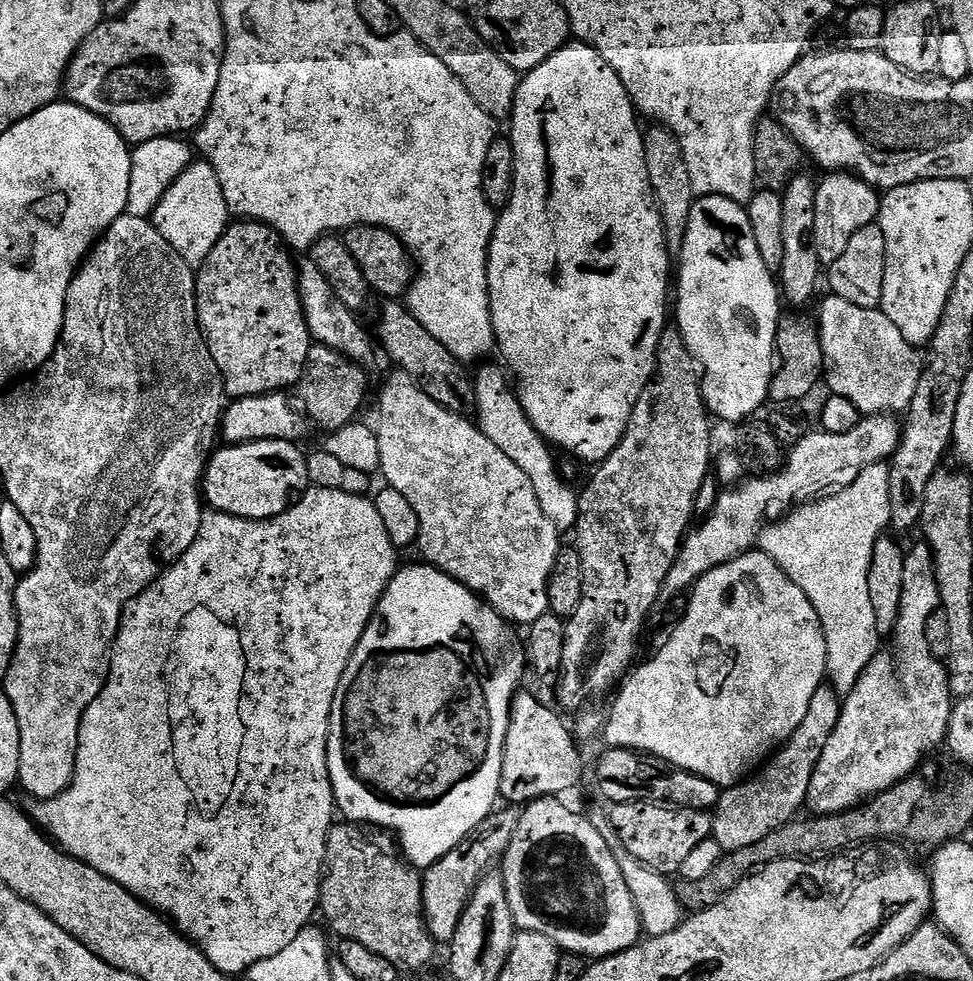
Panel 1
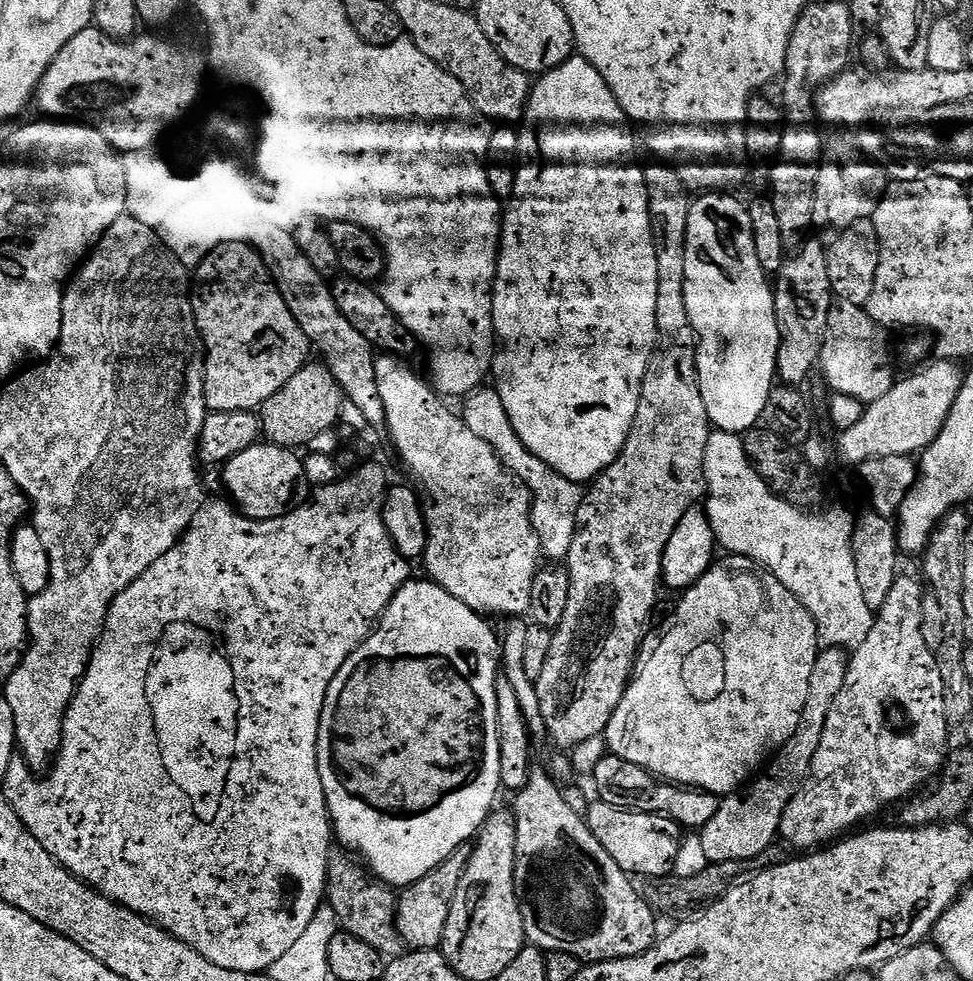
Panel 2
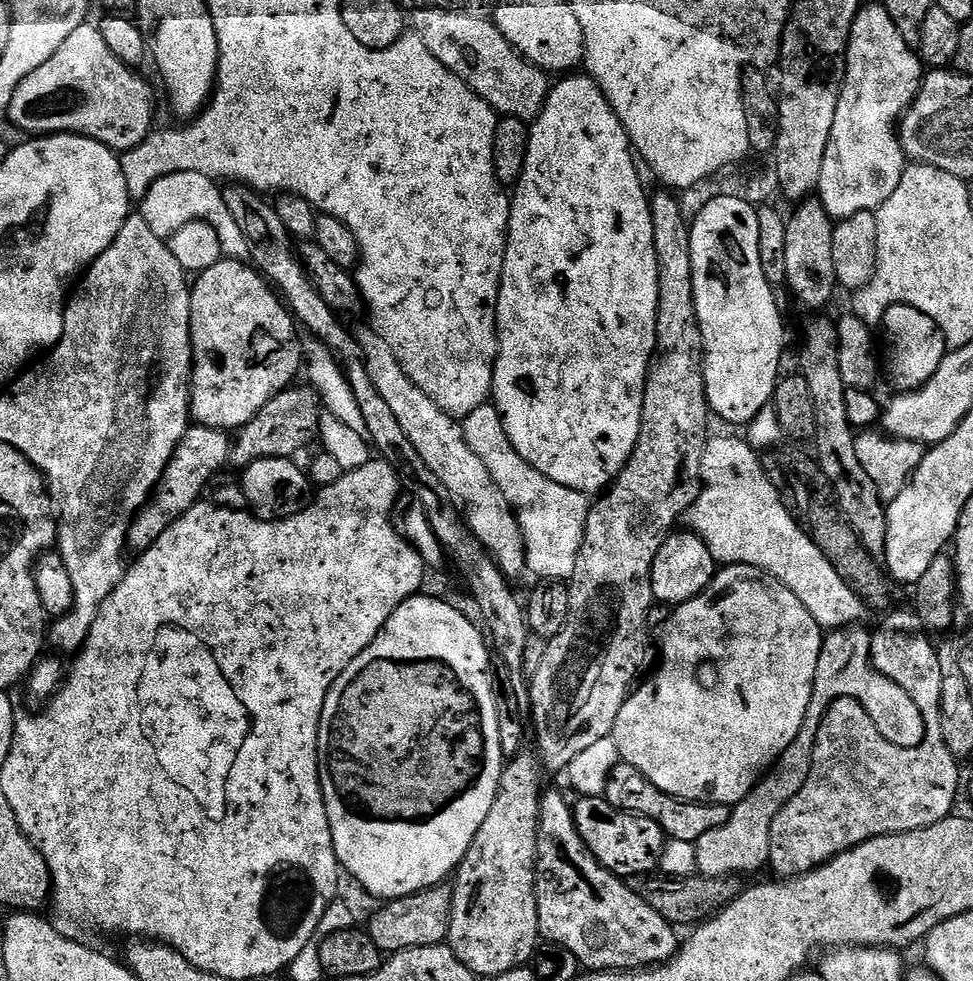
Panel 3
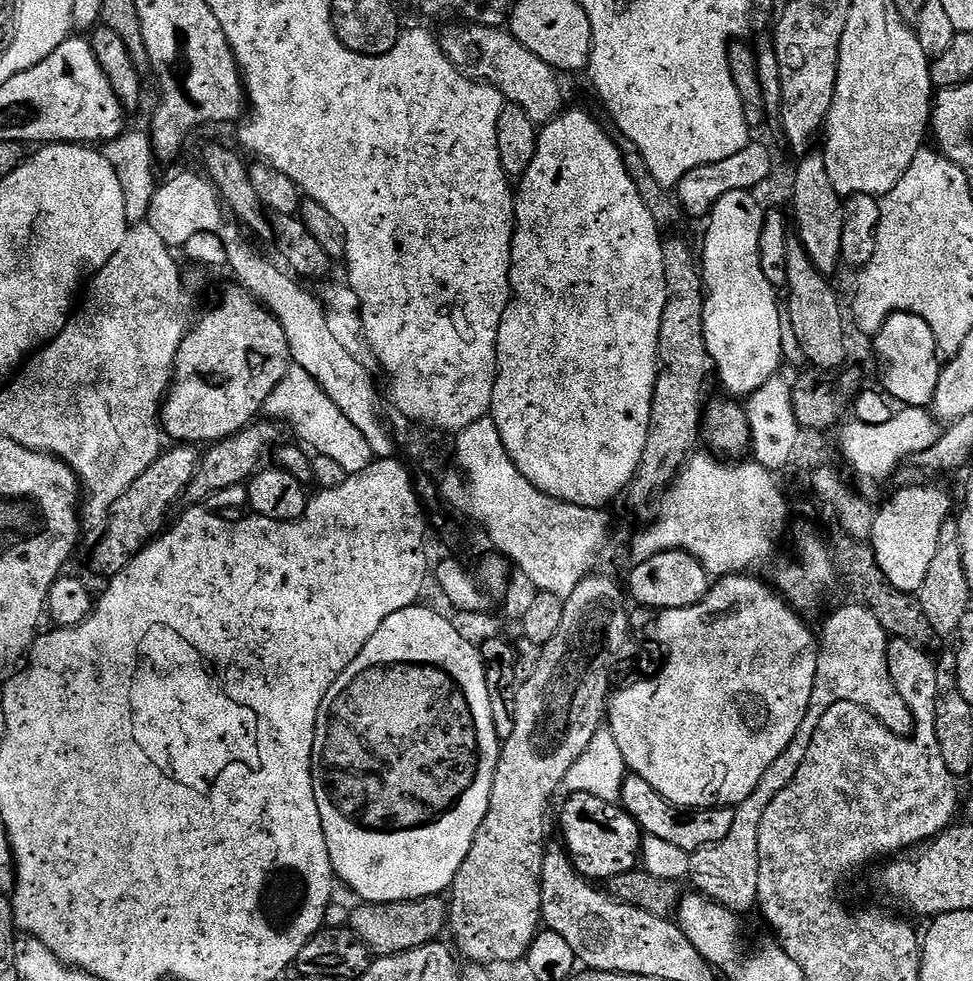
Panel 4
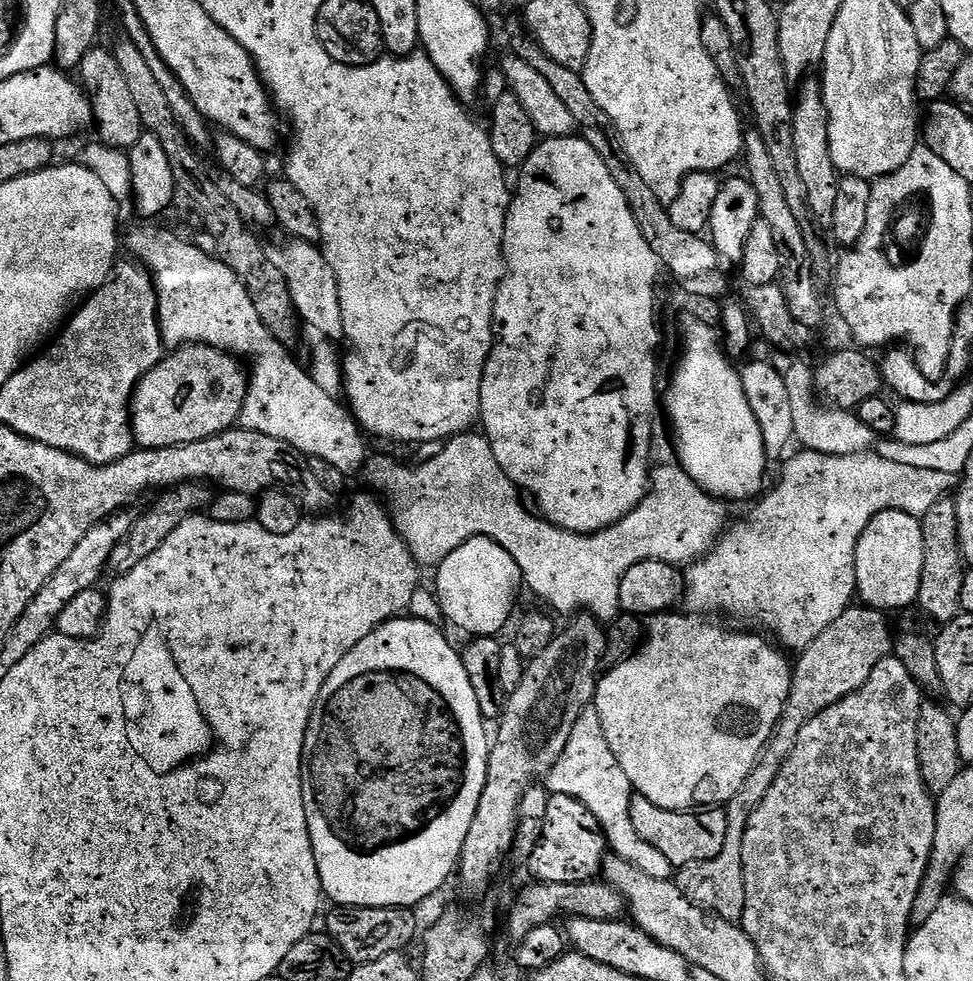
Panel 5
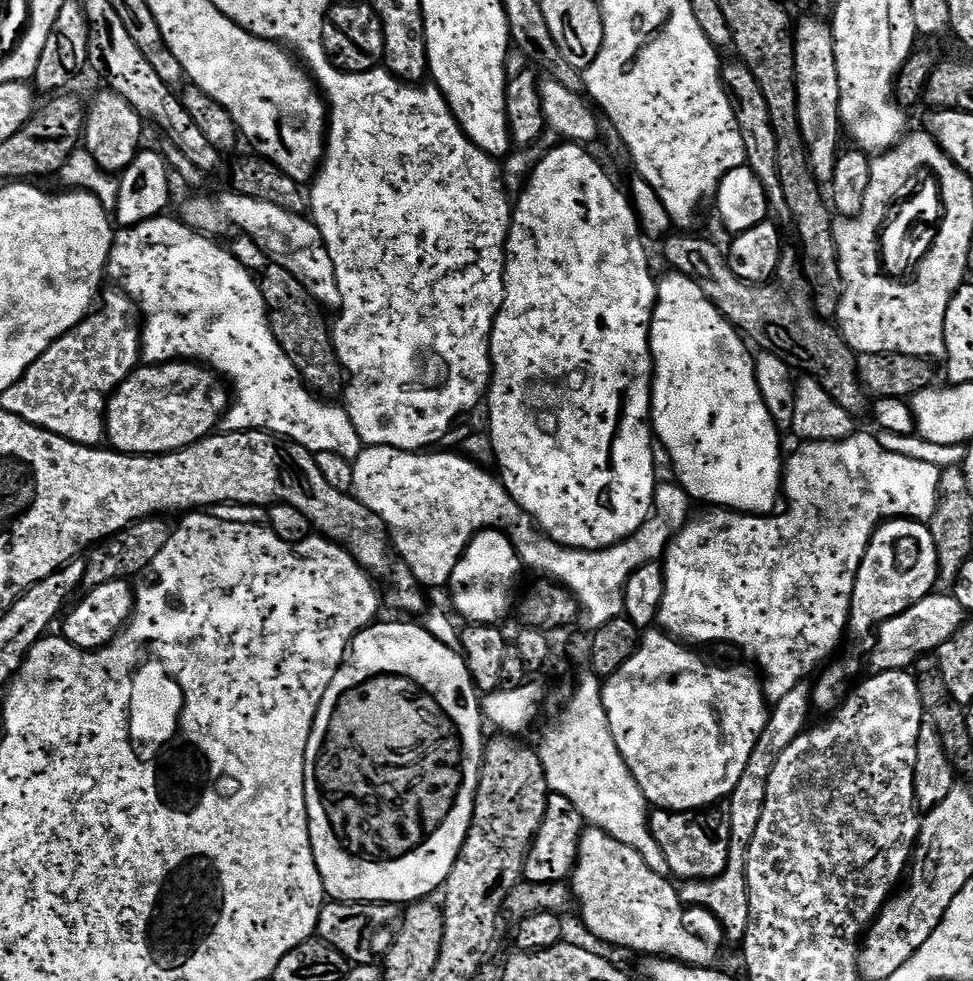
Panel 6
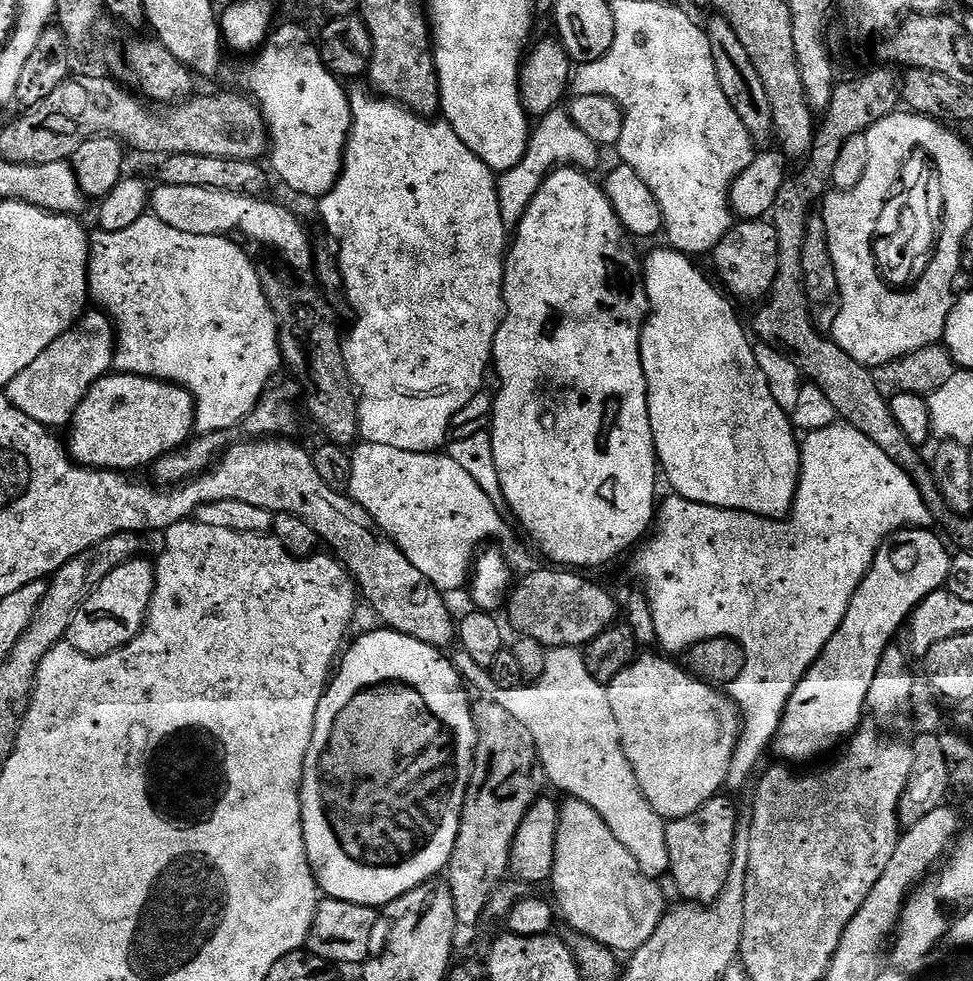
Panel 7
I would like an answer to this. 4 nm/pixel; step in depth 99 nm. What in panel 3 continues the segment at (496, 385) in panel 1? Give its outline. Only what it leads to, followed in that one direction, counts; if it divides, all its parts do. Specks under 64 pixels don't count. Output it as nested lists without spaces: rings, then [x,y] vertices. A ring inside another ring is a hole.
[[[489,402],[478,406],[478,410],[463,417],[462,427],[466,446],[470,446],[470,450],[474,450],[474,454],[478,454],[478,458],[482,458],[482,463],[490,472],[494,486],[504,495],[508,505],[515,511],[516,520],[519,522],[523,534],[527,571],[530,574],[532,572],[534,575],[540,576],[536,578],[544,582],[571,581],[576,565],[576,555],[582,546],[584,527],[590,507],[589,501],[584,501],[587,499],[581,493],[570,490],[566,486],[558,486],[558,482],[550,482],[550,478],[546,478],[546,474],[538,474],[538,470],[534,470],[534,466],[530,466],[530,462],[526,462],[526,458],[522,458],[516,453],[506,434],[504,423],[495,403]]]

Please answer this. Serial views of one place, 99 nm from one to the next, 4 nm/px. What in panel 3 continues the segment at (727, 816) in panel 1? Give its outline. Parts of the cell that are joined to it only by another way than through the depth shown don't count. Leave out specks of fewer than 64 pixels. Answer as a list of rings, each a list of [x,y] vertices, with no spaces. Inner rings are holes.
[[[864,626],[837,628],[825,635],[824,645],[818,658],[818,670],[814,674],[814,690],[810,698],[810,706],[806,710],[806,718],[802,722],[802,730],[798,734],[798,738],[794,738],[794,742],[790,742],[790,746],[786,746],[786,750],[782,750],[782,754],[777,758],[776,763],[752,787],[750,794],[746,794],[746,798],[742,798],[742,802],[731,805],[732,813],[723,826],[718,830],[709,830],[706,834],[702,834],[702,838],[696,840],[696,871],[699,875],[740,876],[745,874],[744,872],[756,872],[760,867],[765,867],[768,864],[770,830],[774,818],[778,818],[782,806],[786,806],[786,802],[790,802],[790,798],[794,798],[794,794],[798,794],[798,790],[802,790],[802,786],[806,786],[806,778],[810,778],[810,766],[812,765],[812,755],[816,745],[816,735],[829,706],[836,700],[842,698],[857,700],[868,711],[874,726],[878,726],[878,734],[882,734],[882,738],[886,738],[886,742],[903,748],[922,746],[922,742],[926,738],[926,722],[922,718],[918,706],[914,706],[910,694],[906,694],[906,690],[902,690],[902,686],[898,686],[893,680],[883,676],[873,666],[872,632],[860,627]]]

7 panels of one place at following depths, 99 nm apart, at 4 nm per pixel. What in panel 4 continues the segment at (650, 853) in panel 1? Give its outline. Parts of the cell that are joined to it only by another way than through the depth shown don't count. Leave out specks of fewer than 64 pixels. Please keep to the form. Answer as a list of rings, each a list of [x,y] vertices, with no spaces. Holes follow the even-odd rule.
[[[574,792],[567,798],[560,812],[560,828],[564,831],[562,844],[572,857],[572,865],[593,882],[607,882],[612,876],[637,871],[642,860],[640,823],[623,807],[589,792]]]

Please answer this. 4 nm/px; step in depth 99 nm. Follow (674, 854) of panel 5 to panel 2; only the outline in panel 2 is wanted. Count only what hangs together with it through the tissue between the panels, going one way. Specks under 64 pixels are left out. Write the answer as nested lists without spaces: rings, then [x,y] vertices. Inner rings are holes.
[[[605,754],[590,773],[590,779],[596,783],[595,795],[601,800],[610,802],[610,806],[628,808],[631,812],[649,812],[670,818],[678,822],[685,830],[699,830],[718,814],[721,797],[712,792],[701,792],[698,788],[686,788],[679,784],[670,784],[647,772],[642,766],[634,766],[634,762],[626,762],[626,758],[618,758]]]

